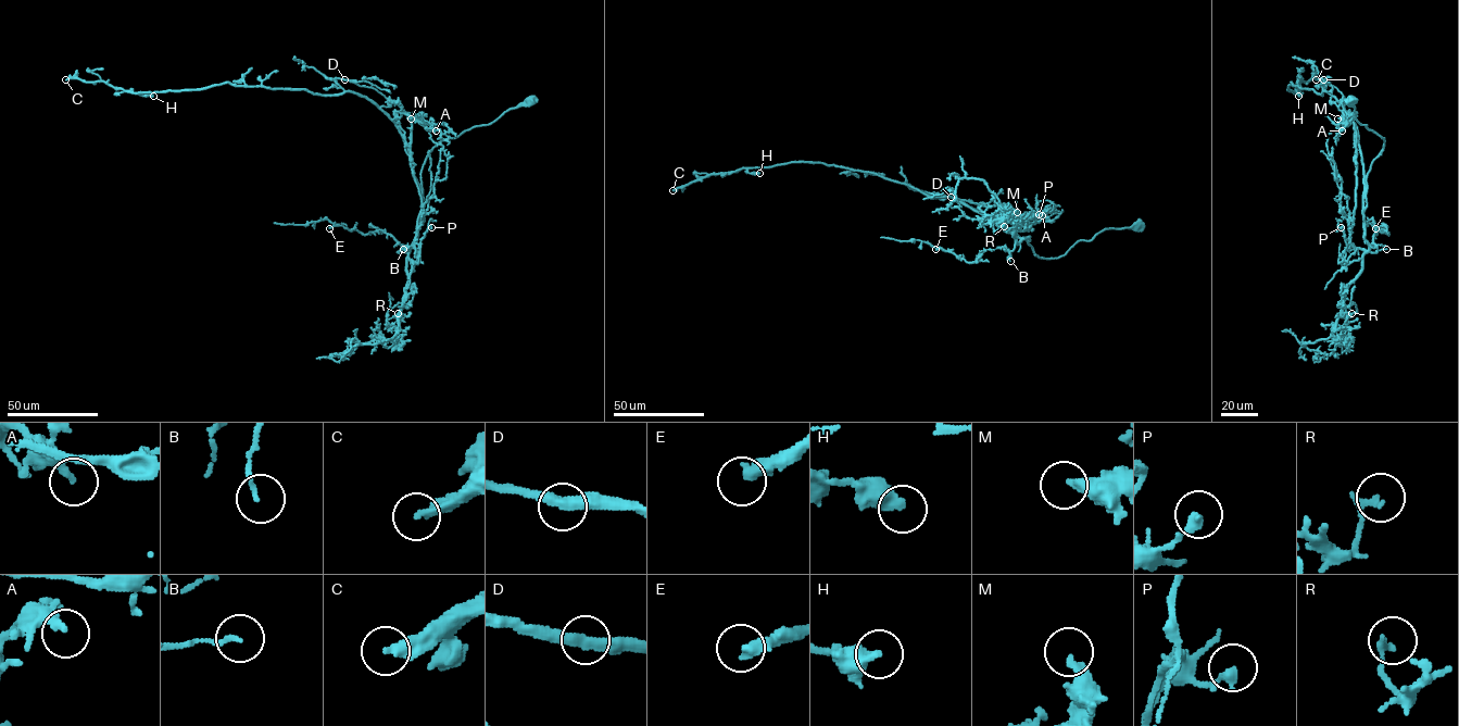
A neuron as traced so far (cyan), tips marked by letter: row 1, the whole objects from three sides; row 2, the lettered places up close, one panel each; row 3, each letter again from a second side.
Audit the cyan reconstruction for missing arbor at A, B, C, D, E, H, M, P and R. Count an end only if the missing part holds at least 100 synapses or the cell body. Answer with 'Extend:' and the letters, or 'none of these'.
Extend: C

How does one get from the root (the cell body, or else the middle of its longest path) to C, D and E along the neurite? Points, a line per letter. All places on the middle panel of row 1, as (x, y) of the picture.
C: (1136, 225), (1105, 228), (1063, 255), (1042, 258), (1029, 237), (951, 197), (834, 165), (742, 167), (673, 190)
D: (1136, 225), (1105, 228), (1063, 255), (1042, 258), (1029, 237), (1005, 232), (941, 196), (951, 197)
E: (1136, 225), (1103, 229), (1054, 258), (1039, 257), (1028, 237), (1011, 251), (986, 249), (971, 262), (935, 249)

